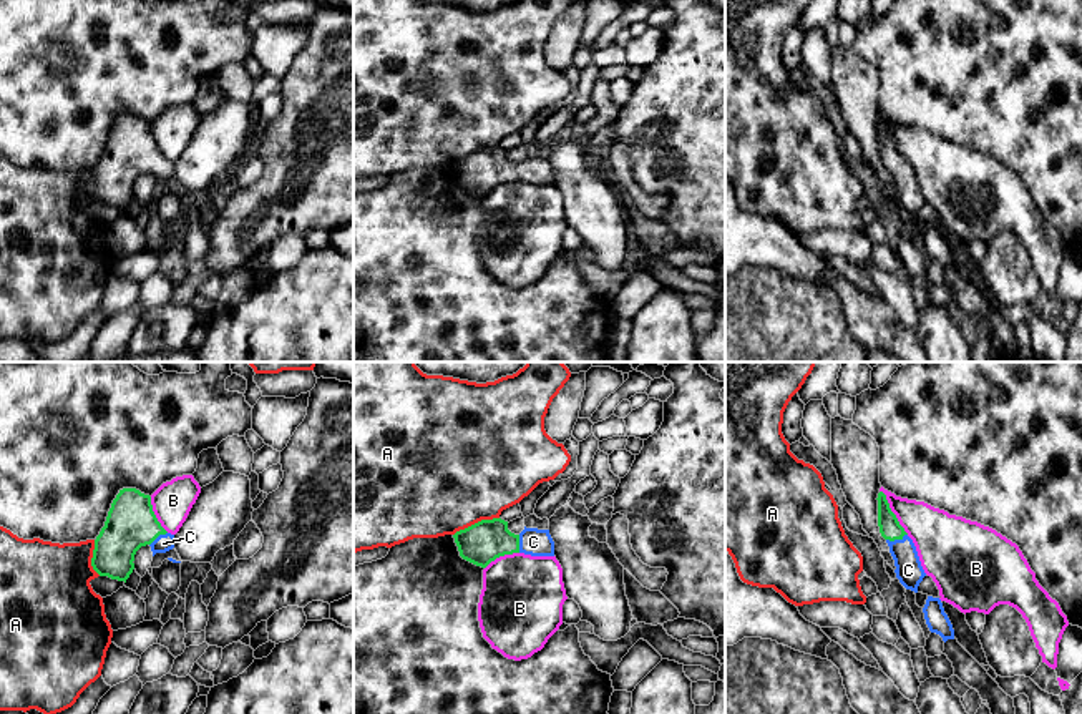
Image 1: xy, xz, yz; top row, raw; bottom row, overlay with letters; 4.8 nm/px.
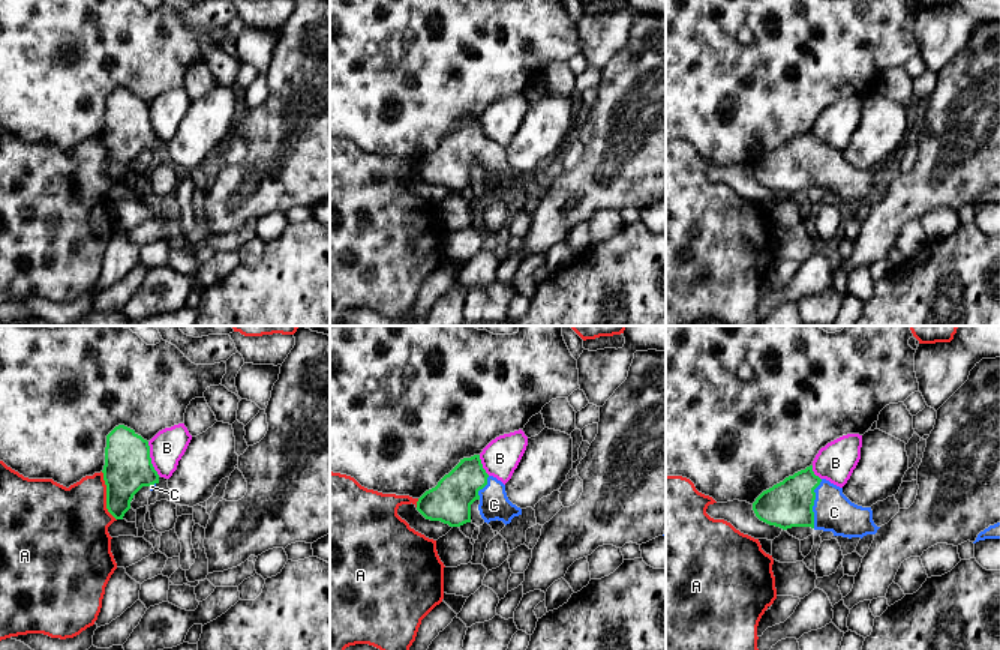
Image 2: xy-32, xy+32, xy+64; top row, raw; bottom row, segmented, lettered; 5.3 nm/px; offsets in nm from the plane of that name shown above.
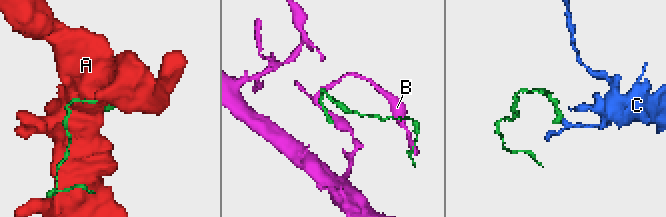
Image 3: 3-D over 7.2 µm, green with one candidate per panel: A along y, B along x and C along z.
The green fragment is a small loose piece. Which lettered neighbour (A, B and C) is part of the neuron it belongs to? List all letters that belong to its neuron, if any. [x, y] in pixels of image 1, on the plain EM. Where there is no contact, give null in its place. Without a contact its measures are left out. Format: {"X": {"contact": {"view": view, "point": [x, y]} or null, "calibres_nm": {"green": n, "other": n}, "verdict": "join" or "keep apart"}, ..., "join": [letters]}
{"A": {"contact": {"view": "xz", "point": [475, 151]}, "calibres_nm": {"green": 200, "other": 500}, "verdict": "keep apart"}, "B": {"contact": {"view": "yz", "point": [891, 140]}, "calibres_nm": {"green": 110, "other": 240}, "verdict": "keep apart"}, "C": {"contact": {"view": "yz", "point": [896, 166]}, "calibres_nm": {"green": 110, "other": 130}, "verdict": "join"}, "join": ["C"]}

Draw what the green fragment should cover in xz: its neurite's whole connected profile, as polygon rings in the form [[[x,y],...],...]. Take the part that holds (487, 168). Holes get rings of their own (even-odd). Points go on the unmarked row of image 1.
[[[501,146],[481,148],[453,163],[460,184],[486,196],[500,184],[524,181],[531,184],[554,184],[549,158],[526,156],[514,163]]]

